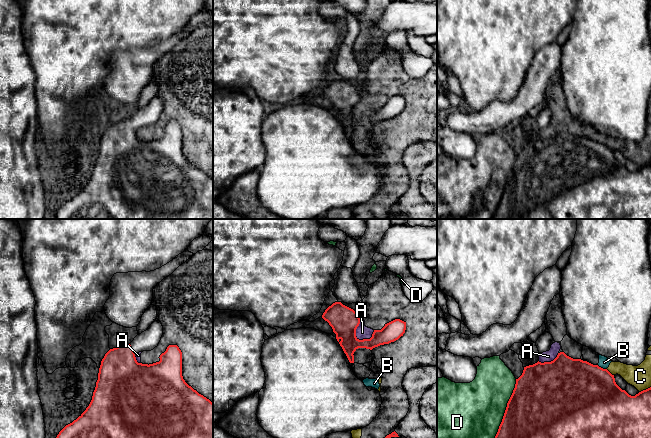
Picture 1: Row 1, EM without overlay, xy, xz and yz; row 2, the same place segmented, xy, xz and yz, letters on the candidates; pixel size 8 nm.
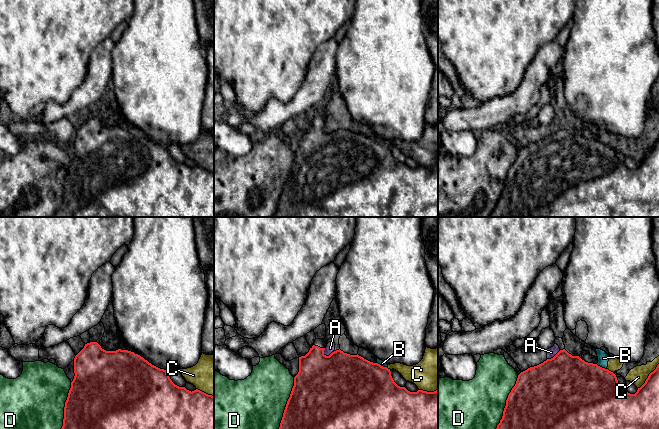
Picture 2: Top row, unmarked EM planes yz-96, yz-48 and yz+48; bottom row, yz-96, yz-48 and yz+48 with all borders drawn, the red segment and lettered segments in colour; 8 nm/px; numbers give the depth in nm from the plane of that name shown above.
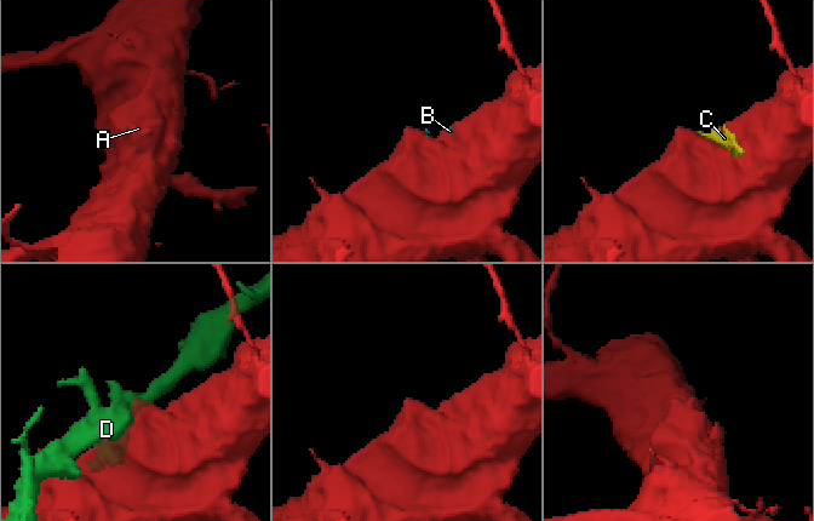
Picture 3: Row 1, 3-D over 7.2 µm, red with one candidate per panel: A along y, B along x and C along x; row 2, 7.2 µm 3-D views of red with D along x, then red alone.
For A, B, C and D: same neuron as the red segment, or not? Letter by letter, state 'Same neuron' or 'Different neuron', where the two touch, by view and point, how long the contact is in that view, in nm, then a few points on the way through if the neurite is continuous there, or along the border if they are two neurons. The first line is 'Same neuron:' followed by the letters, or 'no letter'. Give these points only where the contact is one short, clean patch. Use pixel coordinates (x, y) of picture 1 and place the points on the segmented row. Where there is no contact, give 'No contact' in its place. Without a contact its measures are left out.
Same neuron: no letter
A: Different neuron. Touches red at xz (355, 335). Shared border 180 nm. Boundary: xz (360, 320), (356, 329), (356, 336), (359, 339), (369, 339)
B: Different neuron. Touches red at yz (602, 368). Shared border 90 nm
C: Different neuron. Touches red at yz (644, 390). Shared border 110 nm
D: Different neuron. Touches red at yz (506, 408). Shared border 500 nm

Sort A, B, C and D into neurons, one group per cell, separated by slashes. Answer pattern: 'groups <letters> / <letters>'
groups A B C / D

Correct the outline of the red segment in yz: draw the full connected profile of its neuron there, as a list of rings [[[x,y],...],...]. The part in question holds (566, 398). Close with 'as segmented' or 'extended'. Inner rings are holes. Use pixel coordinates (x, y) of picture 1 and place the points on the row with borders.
[[[560,352],[551,362],[541,363],[538,361],[524,367],[522,375],[516,379],[515,388],[507,403],[495,438],[651,438],[651,387],[631,396],[616,384],[614,375],[607,369],[581,359],[573,359],[564,352]]]; as segmented

